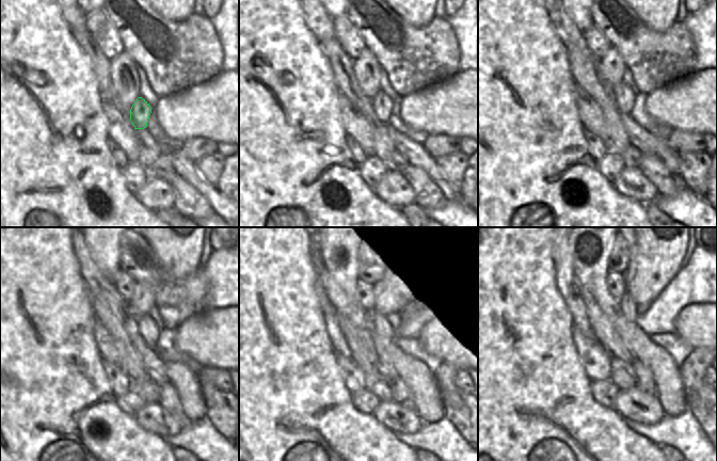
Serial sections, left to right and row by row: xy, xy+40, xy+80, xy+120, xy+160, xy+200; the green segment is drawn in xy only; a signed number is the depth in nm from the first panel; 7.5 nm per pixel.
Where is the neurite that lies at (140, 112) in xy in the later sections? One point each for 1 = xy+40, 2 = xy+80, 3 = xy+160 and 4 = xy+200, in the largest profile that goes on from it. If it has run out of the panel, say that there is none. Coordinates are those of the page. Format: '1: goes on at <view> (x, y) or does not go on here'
1: goes on at xy+40 (382, 104)
2: goes on at xy+80 (624, 96)
3: goes on at xy+160 (385, 326)
4: goes on at xy+200 (628, 306)

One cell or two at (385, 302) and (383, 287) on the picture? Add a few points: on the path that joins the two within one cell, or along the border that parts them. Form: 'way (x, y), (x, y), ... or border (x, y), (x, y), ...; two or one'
way (385, 299), (385, 290); one

